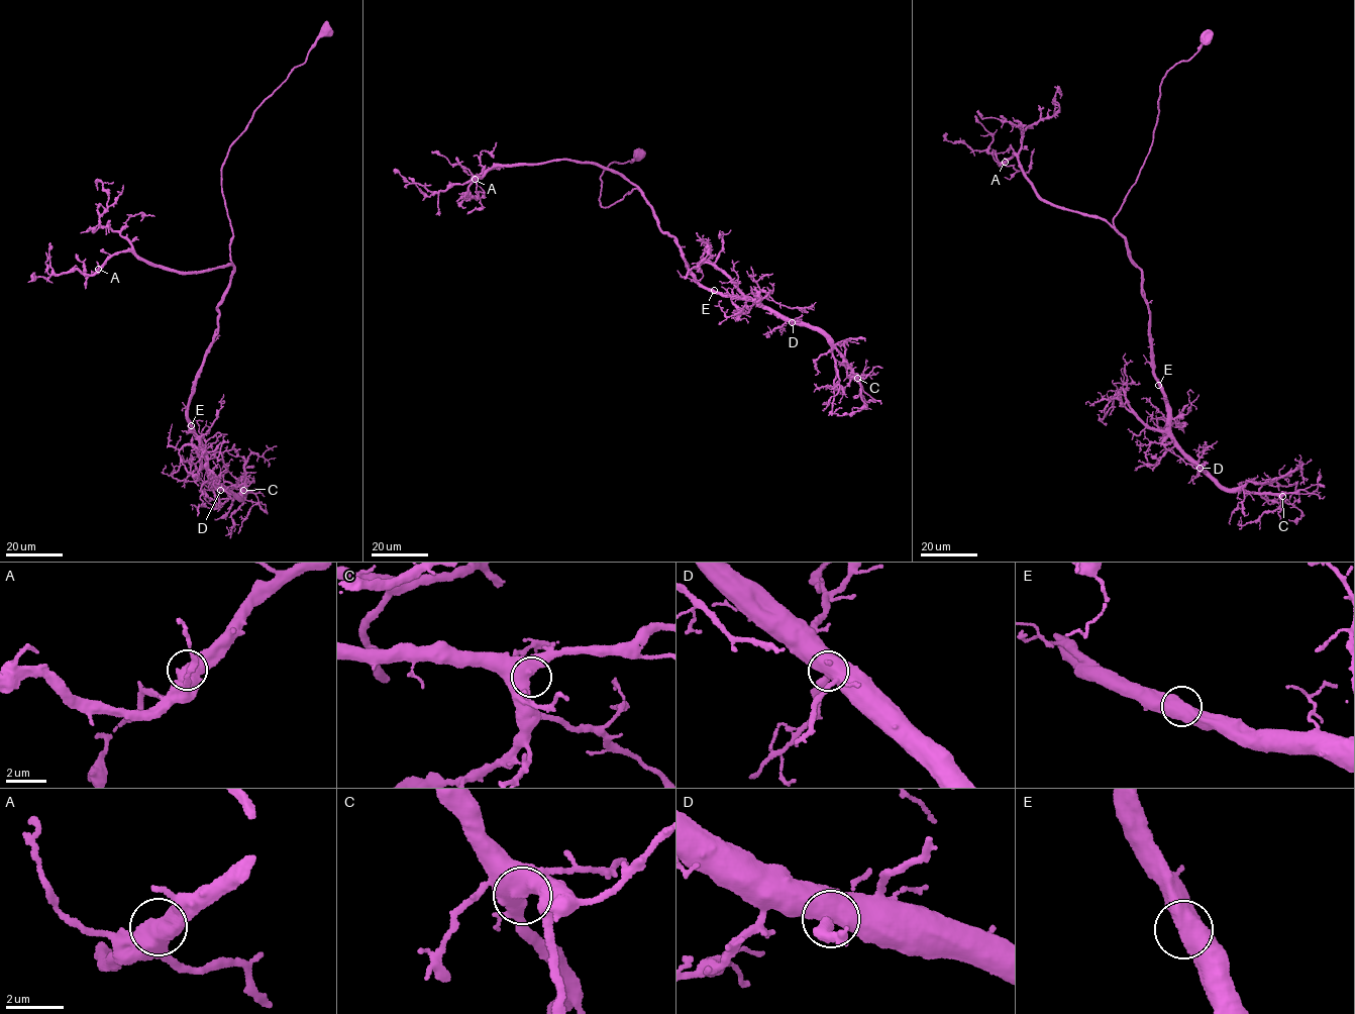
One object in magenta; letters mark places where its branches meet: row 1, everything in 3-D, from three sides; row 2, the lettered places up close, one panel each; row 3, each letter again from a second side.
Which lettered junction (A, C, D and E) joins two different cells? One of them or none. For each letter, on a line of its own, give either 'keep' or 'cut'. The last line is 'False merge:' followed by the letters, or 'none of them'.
A: keep
C: keep
D: keep
E: keep
False merge: none of them

